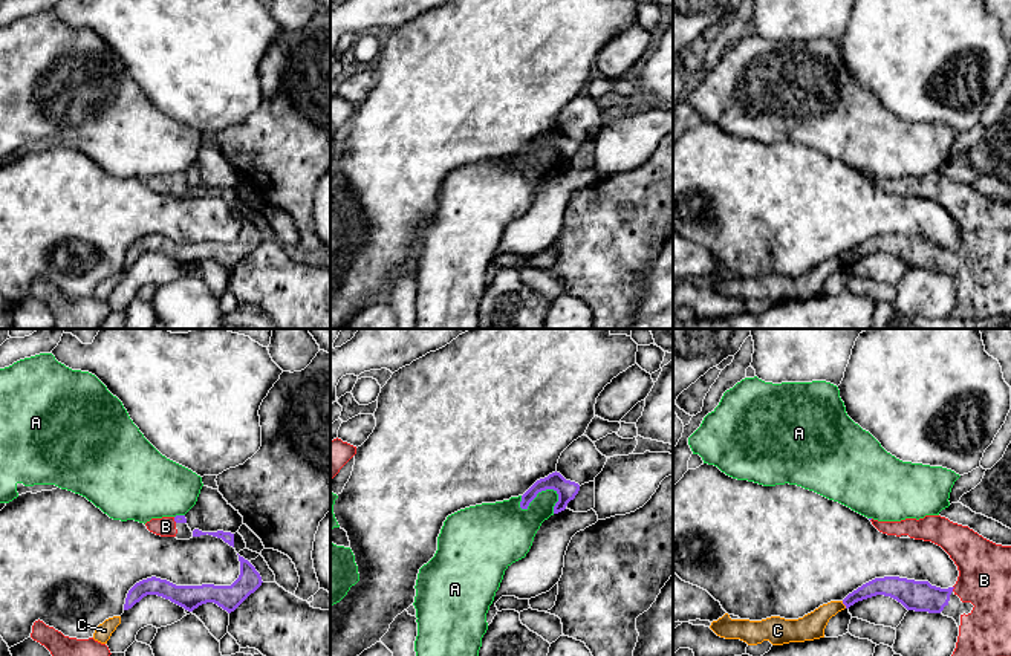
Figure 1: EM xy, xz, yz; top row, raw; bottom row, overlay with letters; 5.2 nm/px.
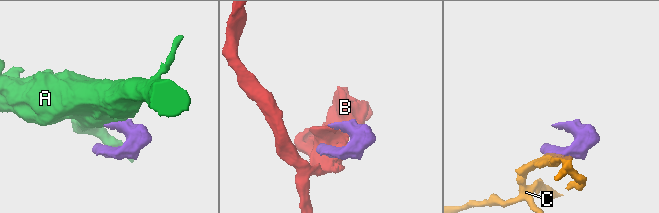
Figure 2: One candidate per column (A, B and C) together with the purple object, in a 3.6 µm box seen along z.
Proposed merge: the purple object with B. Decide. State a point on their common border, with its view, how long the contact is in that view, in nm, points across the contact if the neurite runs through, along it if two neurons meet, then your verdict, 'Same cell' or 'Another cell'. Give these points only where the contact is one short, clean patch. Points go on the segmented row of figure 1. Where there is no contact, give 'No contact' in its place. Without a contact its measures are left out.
Touches purple at yz (953, 587). Shared border 30 nm. Same cell

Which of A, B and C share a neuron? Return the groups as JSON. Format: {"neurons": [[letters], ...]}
{"neurons": [["A"], ["B"], ["C"]]}

